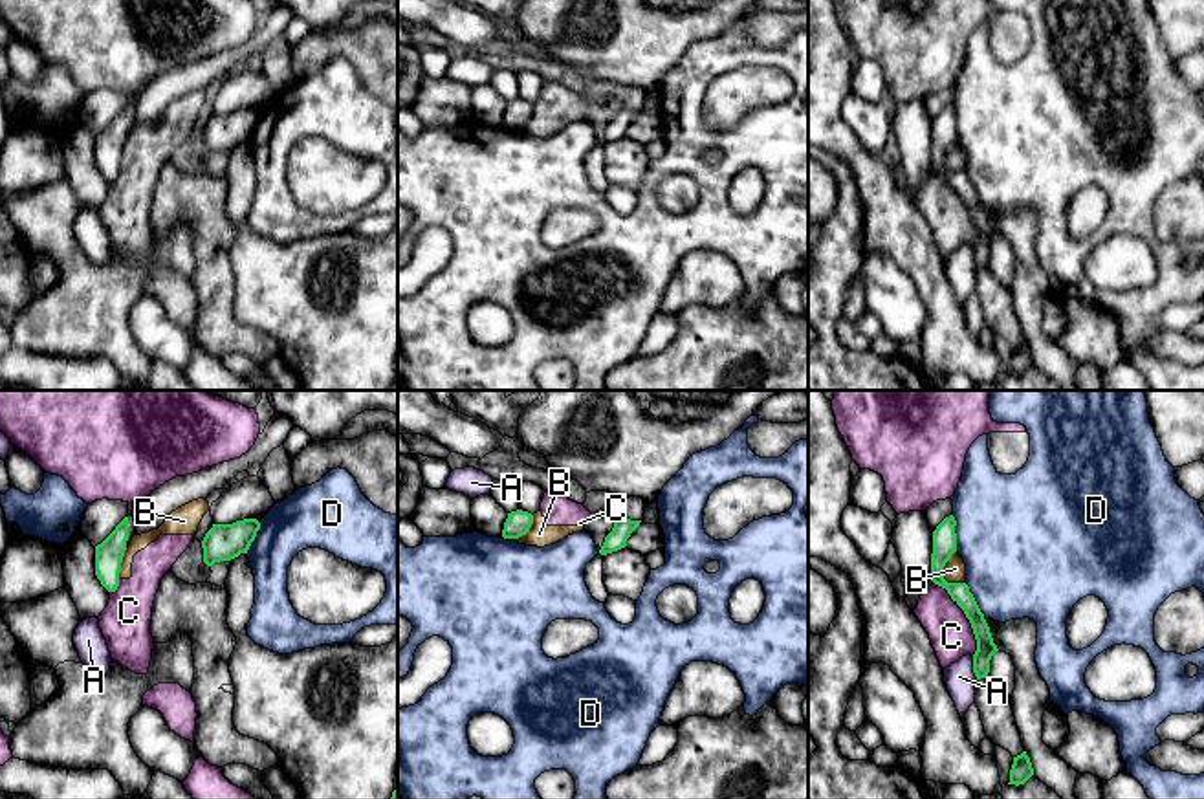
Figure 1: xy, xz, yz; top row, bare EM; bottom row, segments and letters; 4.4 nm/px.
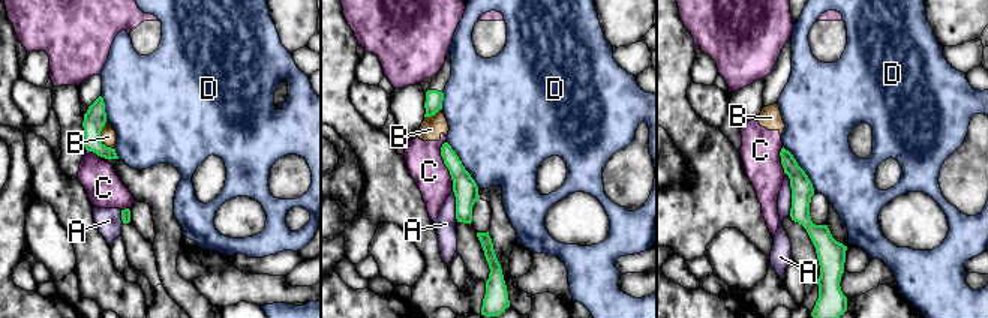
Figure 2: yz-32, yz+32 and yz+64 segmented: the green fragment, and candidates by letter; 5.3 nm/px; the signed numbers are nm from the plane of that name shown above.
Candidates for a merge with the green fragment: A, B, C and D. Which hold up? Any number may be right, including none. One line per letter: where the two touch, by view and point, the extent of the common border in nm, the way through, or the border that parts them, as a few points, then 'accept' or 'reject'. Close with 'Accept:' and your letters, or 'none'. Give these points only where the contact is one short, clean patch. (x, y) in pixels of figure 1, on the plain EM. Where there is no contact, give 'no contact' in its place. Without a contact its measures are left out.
A: yz (974, 257) | 110 nm | reject
B: yz (942, 164) | 160 nm | along yz (955, 140), (944, 156), (944, 167), (964, 173) | reject
C: yz (966, 206) | 380 nm | reject
D: yz (955, 123) | 160 nm | reject
Accept: none

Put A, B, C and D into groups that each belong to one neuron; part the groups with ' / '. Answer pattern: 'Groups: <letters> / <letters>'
Groups: A / B C / D

